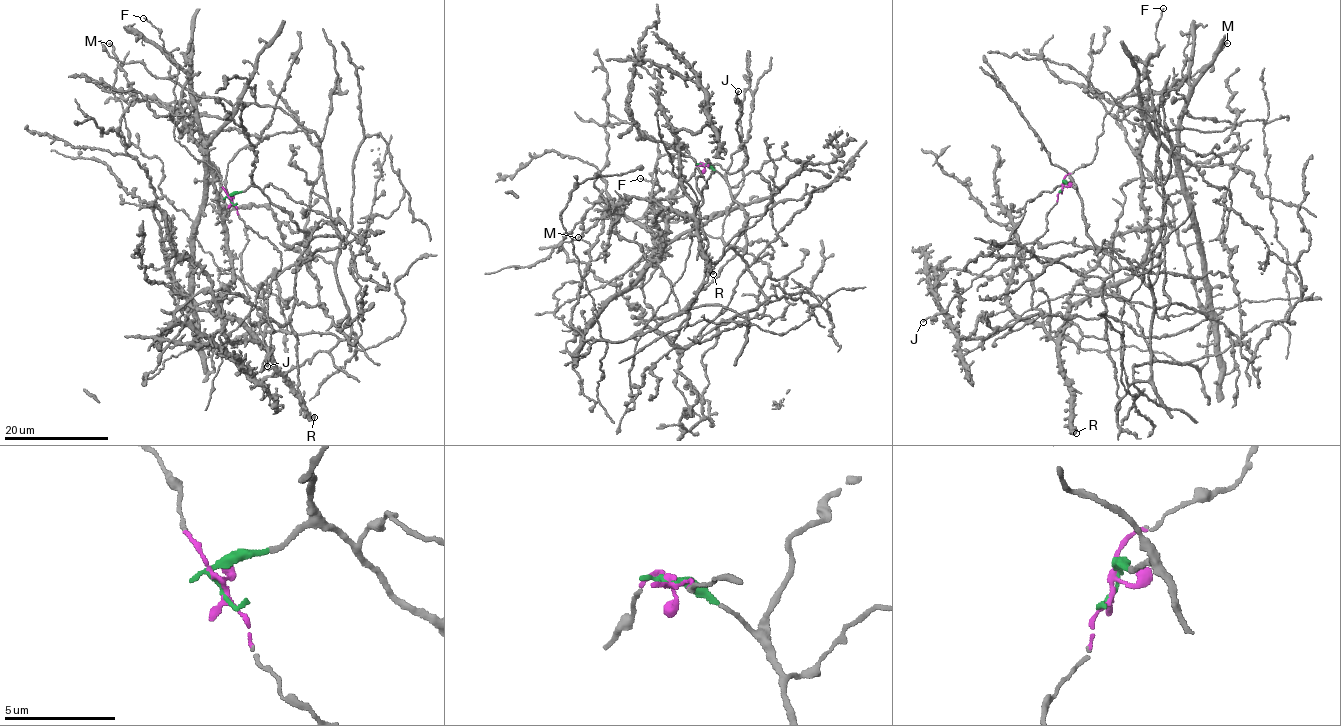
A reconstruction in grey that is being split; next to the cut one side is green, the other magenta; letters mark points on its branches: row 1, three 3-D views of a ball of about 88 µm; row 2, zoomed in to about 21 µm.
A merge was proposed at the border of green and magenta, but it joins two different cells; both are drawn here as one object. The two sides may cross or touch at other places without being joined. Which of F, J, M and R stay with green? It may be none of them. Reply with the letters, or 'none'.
M, R

